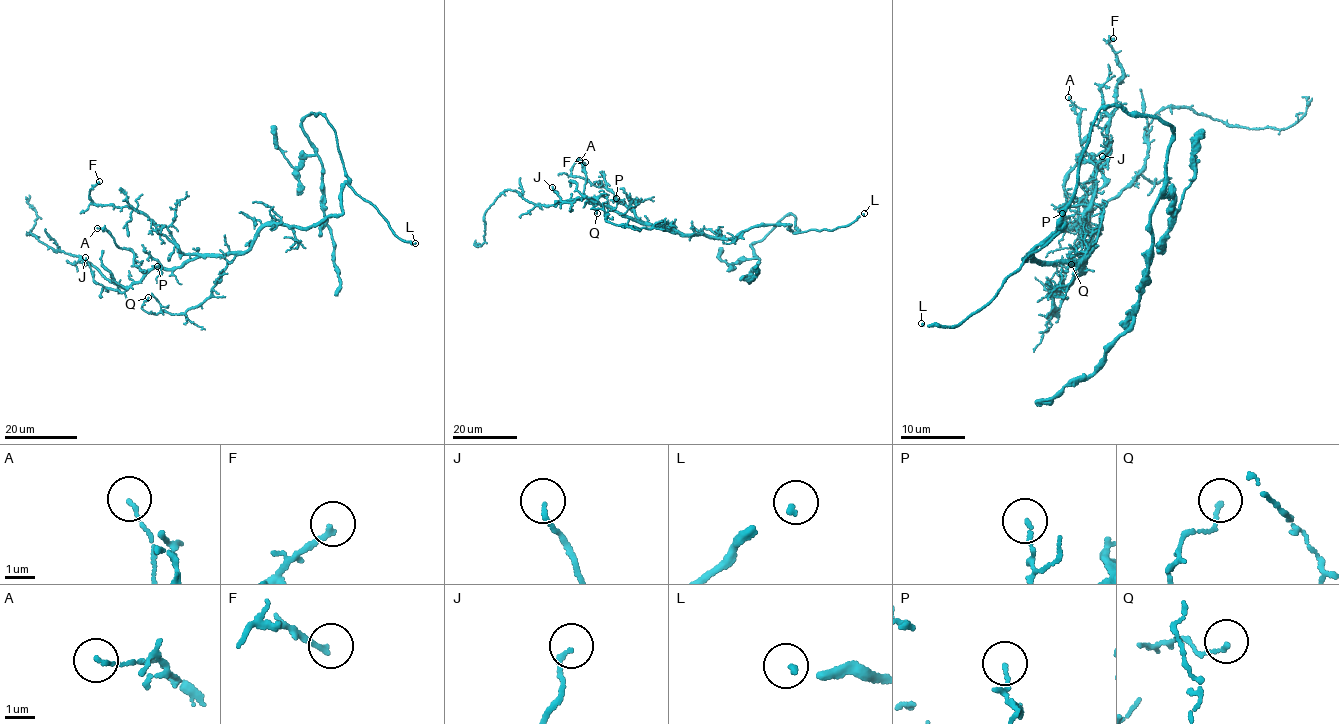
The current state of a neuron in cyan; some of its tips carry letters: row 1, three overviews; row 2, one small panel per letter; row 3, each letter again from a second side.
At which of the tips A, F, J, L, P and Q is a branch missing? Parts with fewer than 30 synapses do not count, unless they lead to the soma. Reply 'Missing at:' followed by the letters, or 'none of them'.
Missing at: L

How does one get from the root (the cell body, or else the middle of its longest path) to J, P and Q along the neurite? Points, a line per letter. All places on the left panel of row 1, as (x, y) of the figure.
J: (294, 226), (268, 223), (243, 252), (199, 254), (180, 266), (155, 267), (122, 292), (96, 282), (85, 257)
P: (294, 226), (268, 223), (252, 245), (241, 253), (199, 254), (180, 266), (160, 267), (162, 272), (157, 266)
Q: (294, 226), (267, 224), (252, 245), (227, 265), (211, 295), (184, 313), (146, 312), (142, 304), (148, 297)

